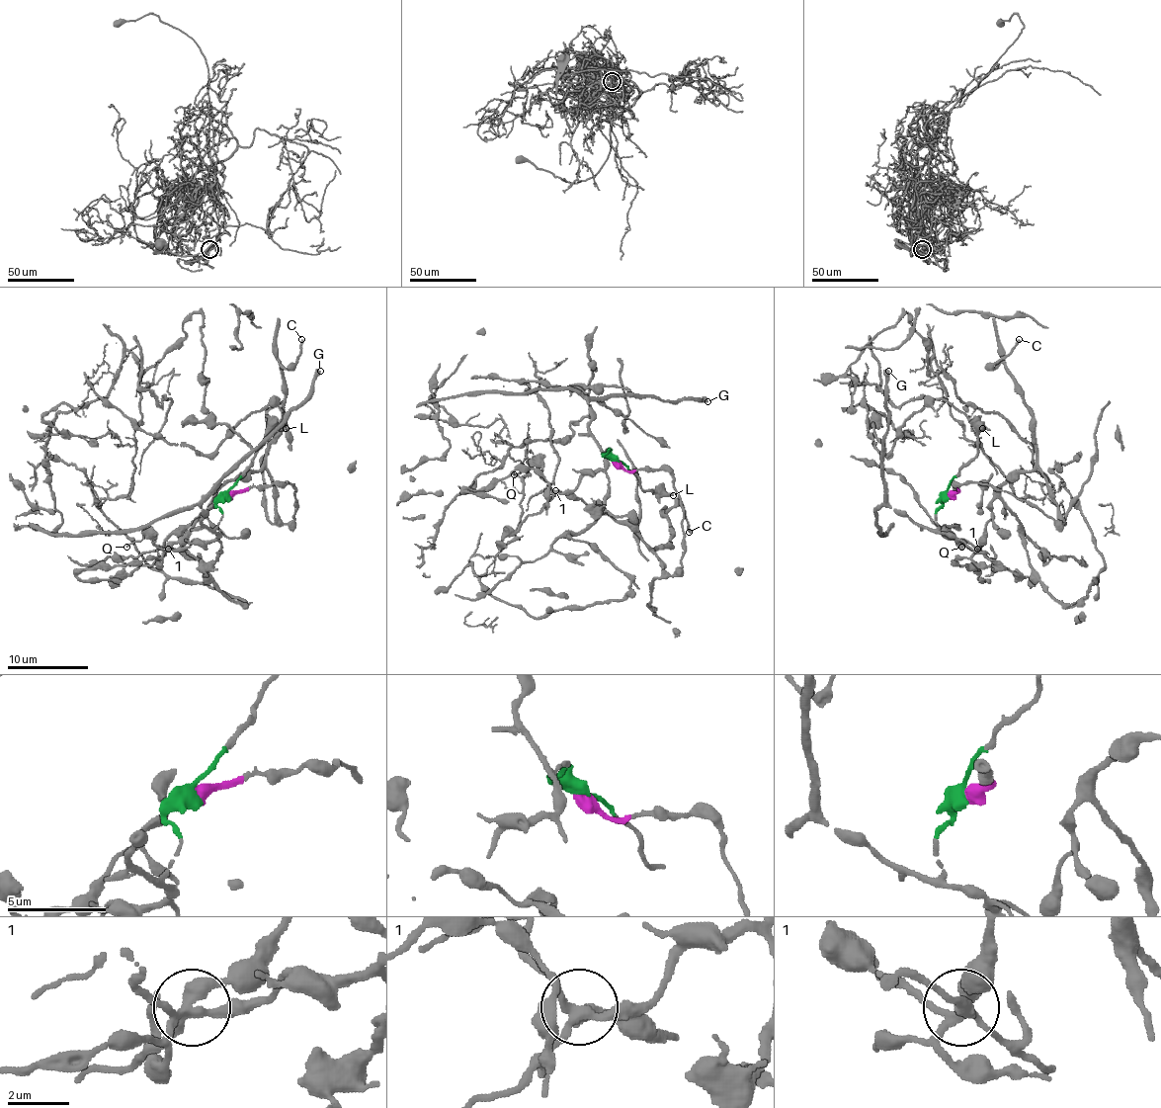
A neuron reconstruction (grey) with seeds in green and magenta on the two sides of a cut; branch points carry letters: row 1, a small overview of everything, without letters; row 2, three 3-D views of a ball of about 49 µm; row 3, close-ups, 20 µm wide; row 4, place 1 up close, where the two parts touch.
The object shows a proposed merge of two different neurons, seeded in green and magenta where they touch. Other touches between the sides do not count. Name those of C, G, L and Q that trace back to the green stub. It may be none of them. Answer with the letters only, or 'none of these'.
G, L, Q

